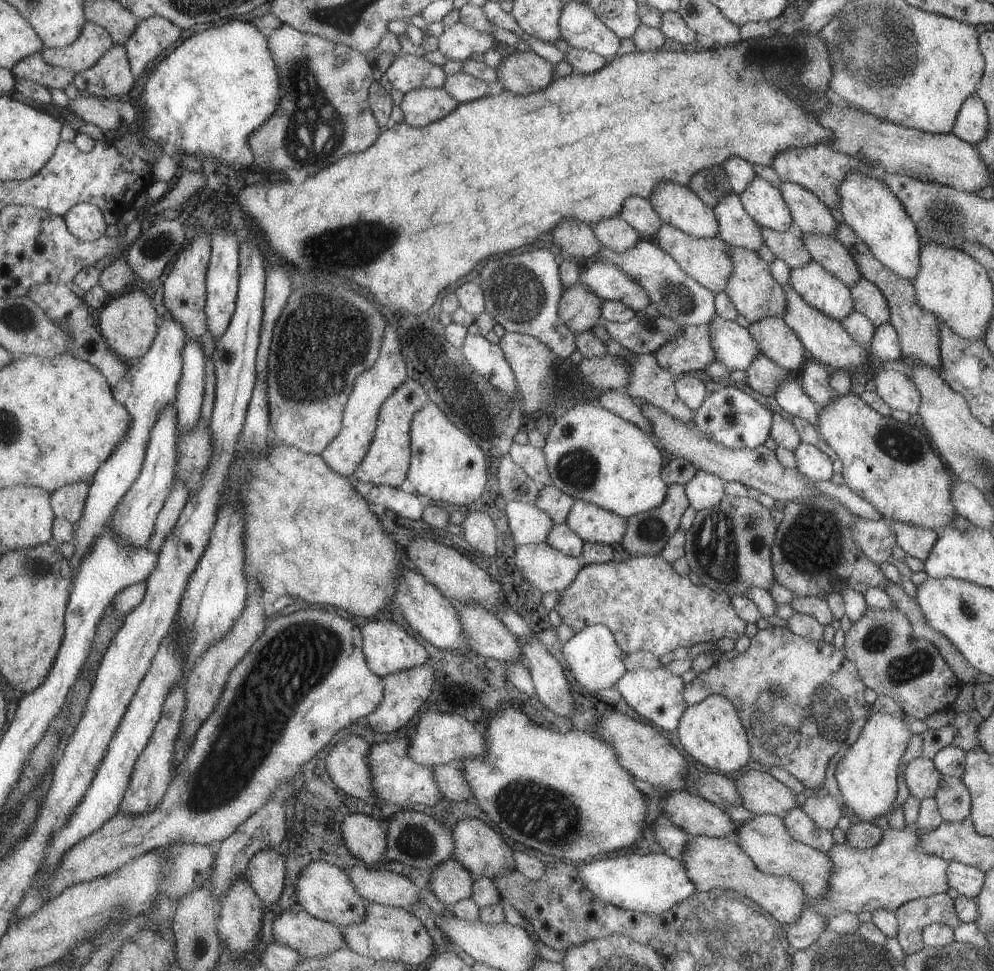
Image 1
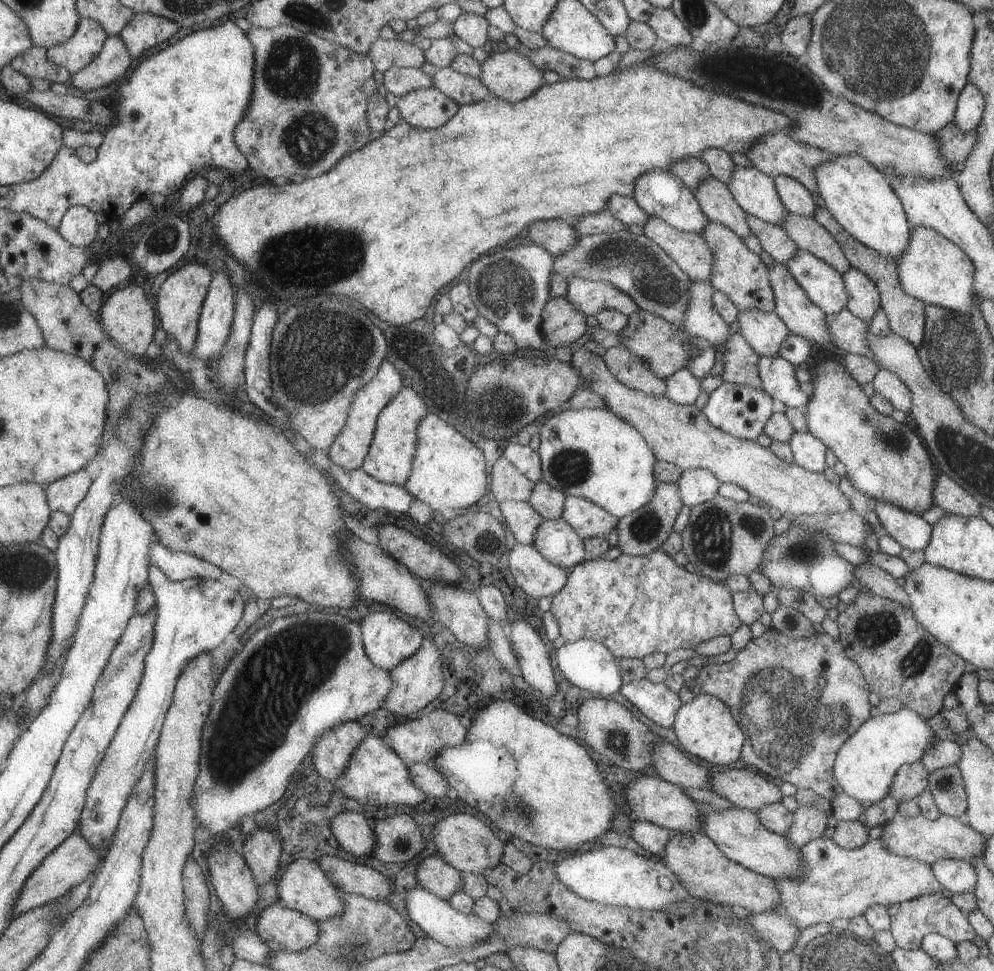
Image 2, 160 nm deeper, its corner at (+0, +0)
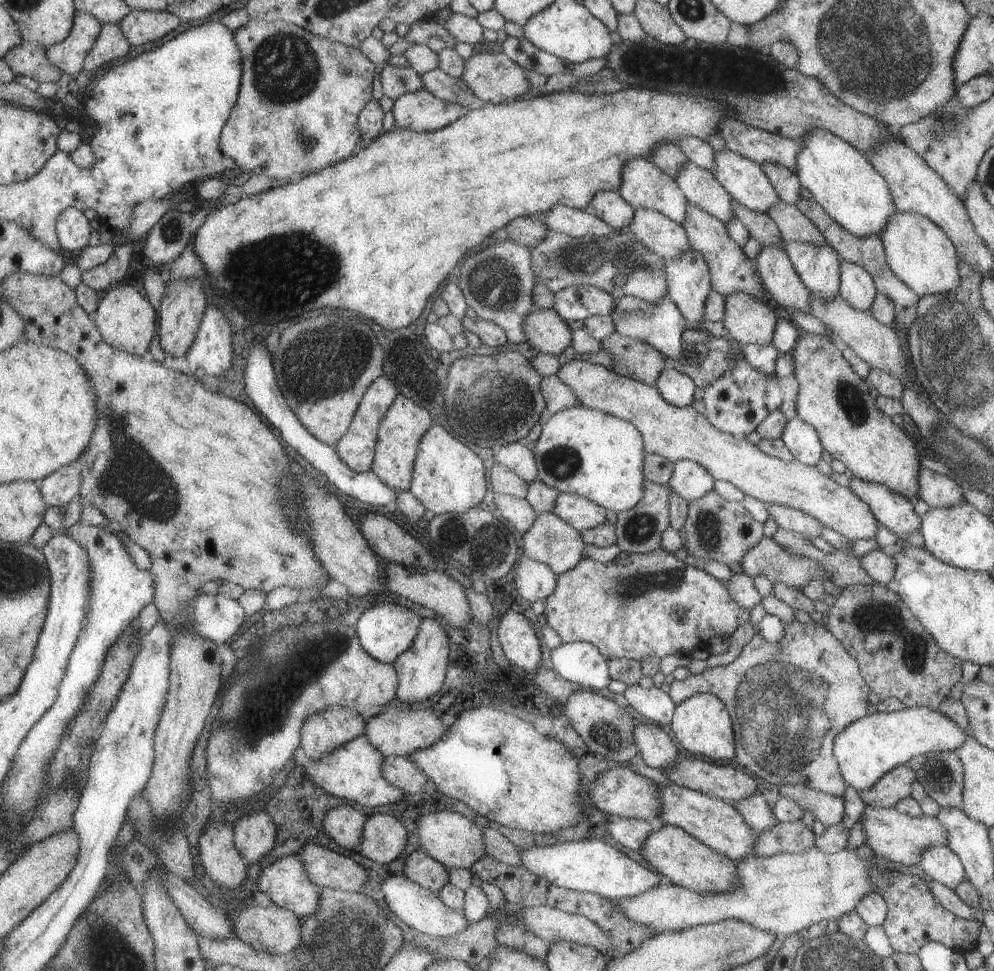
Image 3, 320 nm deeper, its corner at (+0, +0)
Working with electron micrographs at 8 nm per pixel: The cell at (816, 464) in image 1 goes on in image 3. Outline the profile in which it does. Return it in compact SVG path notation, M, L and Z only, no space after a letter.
M797 416L785 423L780 439L795 461L804 465L815 466L824 451L815 429Z

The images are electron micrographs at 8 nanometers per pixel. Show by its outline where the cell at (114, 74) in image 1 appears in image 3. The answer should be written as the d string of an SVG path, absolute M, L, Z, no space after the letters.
M103 24L102 33L84 64L91 82L97 78L100 66L116 58L125 58L125 54L131 52L132 47L120 24Z

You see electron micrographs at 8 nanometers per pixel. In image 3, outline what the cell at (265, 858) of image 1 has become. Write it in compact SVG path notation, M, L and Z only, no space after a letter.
M267 810L247 814L233 825L237 848L248 864L259 862L277 844L277 826Z

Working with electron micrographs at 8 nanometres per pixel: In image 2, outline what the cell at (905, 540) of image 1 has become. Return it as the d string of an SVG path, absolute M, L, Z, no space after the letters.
M881 499L869 500L869 504L886 534L894 538L902 548L909 550L925 548L932 526L927 524L919 513L909 512Z

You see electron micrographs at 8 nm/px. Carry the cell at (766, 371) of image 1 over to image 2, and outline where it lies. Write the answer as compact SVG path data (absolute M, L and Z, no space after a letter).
M739 332L729 335L722 346L723 383L740 384L751 388L761 388L761 381L756 370L756 352L745 342Z

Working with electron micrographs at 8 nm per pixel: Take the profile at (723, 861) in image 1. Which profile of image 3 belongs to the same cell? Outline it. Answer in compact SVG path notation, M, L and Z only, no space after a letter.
M663 824L661 828L650 832L645 842L641 843L638 853L655 868L655 872L665 881L688 888L694 893L725 892L738 885L734 861L705 846L675 825Z

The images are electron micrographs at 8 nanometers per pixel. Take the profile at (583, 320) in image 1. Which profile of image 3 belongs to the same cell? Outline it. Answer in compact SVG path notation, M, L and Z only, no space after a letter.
M553 309L528 312L523 320L525 341L537 352L559 355L570 345L571 331Z

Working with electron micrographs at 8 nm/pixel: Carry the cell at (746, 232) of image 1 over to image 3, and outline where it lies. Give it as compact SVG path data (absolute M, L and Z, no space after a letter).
M685 161L673 180L689 202L696 204L723 224L733 217L733 200L708 170Z

